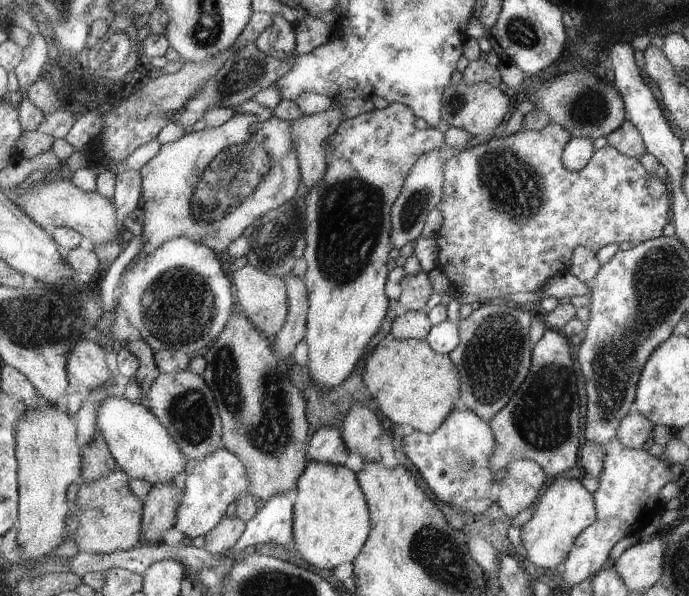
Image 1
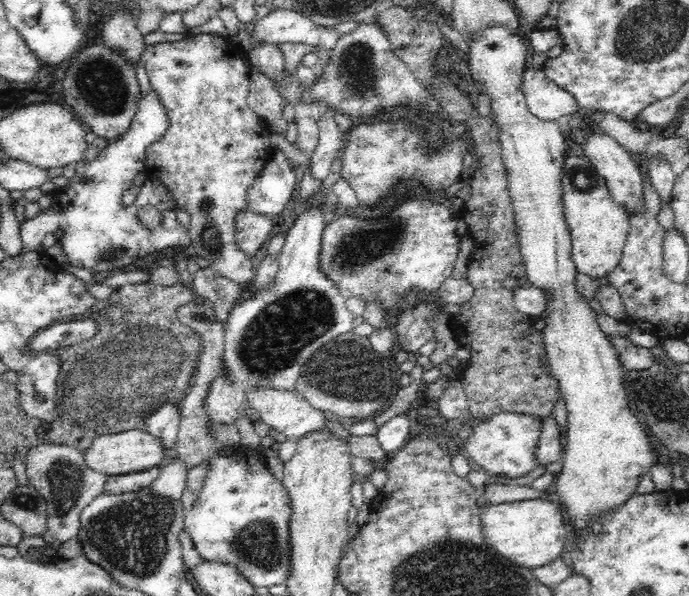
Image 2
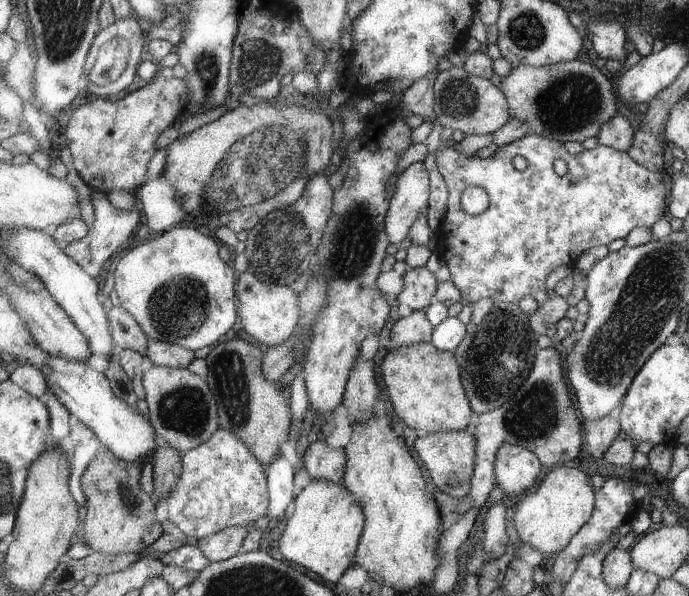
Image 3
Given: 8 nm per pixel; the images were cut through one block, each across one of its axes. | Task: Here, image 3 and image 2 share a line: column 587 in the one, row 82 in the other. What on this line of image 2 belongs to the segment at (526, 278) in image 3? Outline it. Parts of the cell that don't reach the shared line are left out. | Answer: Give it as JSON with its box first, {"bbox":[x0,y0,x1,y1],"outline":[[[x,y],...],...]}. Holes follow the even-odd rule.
{"bbox":[141,33,275,285],"outline":[[[212,33],[190,34],[184,40],[172,42],[166,41],[147,45],[144,52],[141,54],[141,60],[143,61],[145,71],[149,77],[151,88],[160,95],[160,99],[164,101],[164,107],[168,109],[167,113],[170,122],[166,134],[160,140],[147,146],[143,166],[148,177],[160,181],[160,183],[168,189],[174,202],[176,202],[177,208],[190,214],[191,223],[187,230],[189,231],[189,237],[191,238],[190,248],[193,249],[193,254],[207,260],[210,267],[218,270],[222,276],[227,276],[232,279],[232,282],[251,285],[253,282],[252,279],[257,274],[257,271],[254,269],[254,264],[252,263],[251,258],[242,253],[240,247],[237,245],[235,218],[236,215],[241,213],[243,210],[249,210],[247,192],[251,189],[252,183],[265,167],[266,161],[272,156],[275,148],[273,148],[270,143],[270,134],[272,134],[272,129],[268,127],[264,119],[252,111],[247,104],[249,86],[251,85],[251,73],[249,72],[250,62],[246,58],[246,52],[247,51],[244,51],[229,37]]]}

